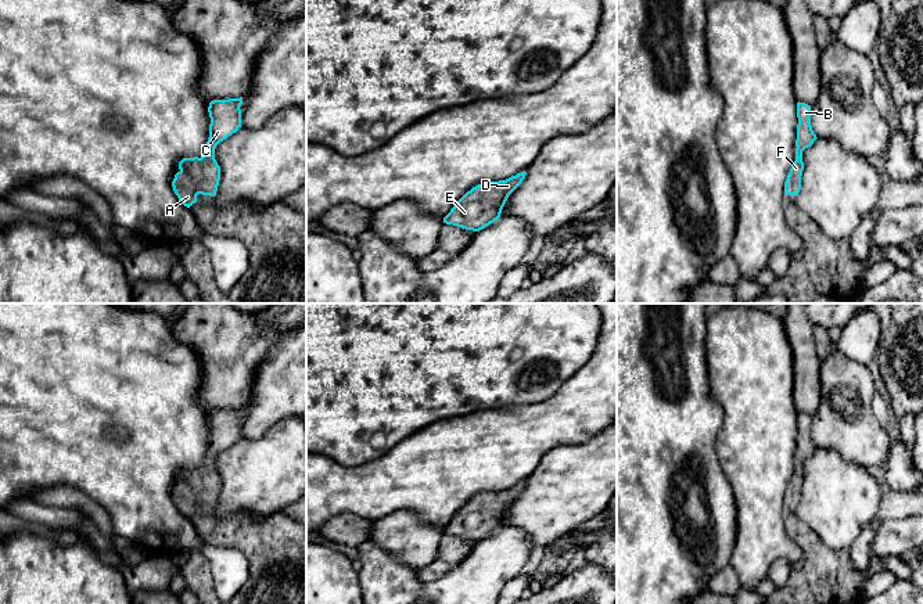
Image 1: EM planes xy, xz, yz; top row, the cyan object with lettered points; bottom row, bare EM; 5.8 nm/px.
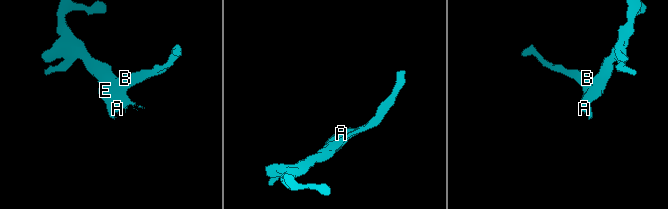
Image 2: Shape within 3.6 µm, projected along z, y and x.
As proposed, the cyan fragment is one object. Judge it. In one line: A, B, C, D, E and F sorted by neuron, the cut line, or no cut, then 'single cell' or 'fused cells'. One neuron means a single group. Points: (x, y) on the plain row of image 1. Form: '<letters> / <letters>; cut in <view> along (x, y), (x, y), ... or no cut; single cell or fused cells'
A B C D E F; no cut; single cell

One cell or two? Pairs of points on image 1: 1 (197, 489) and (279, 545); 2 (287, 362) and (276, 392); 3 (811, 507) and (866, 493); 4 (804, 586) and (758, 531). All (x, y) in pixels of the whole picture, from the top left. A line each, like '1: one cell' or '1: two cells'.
1: one cell
2: one cell
3: one cell
4: two cells

